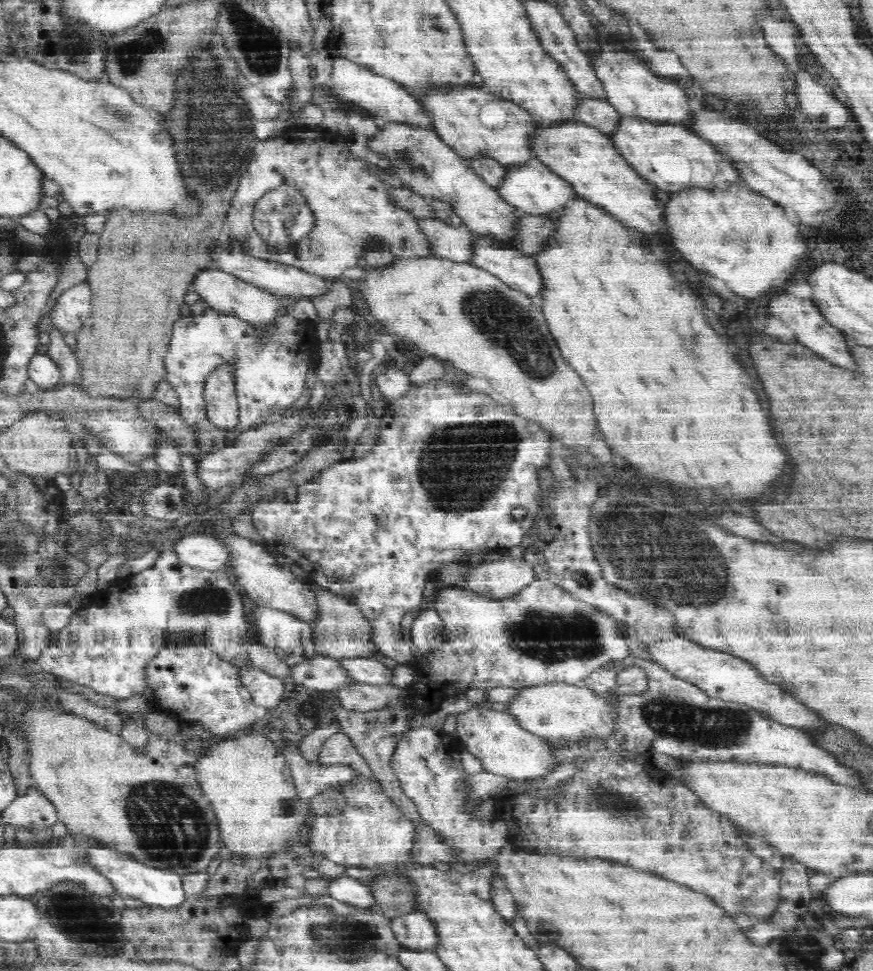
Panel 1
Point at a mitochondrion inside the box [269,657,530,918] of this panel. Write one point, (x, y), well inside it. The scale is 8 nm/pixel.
(313, 705)

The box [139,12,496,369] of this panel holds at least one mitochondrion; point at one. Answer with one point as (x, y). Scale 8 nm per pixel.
(213, 126)

